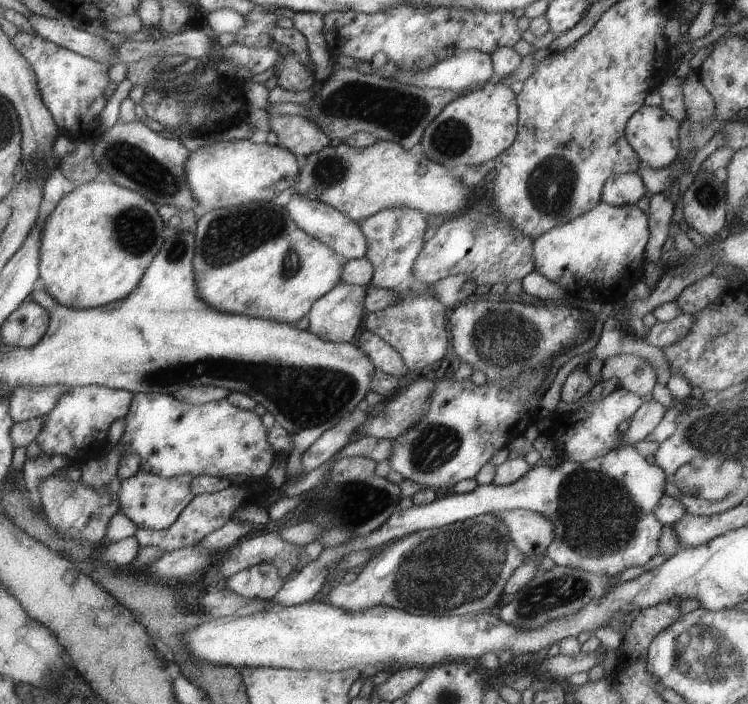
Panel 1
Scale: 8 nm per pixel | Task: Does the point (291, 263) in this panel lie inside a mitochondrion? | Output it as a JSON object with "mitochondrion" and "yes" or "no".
{"mitochondrion":"yes"}

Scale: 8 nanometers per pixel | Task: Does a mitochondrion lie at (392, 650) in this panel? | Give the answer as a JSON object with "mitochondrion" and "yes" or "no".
{"mitochondrion":"no"}

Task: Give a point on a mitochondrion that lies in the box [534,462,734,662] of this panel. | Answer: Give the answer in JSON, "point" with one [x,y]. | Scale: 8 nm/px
{"point":[598,514]}

